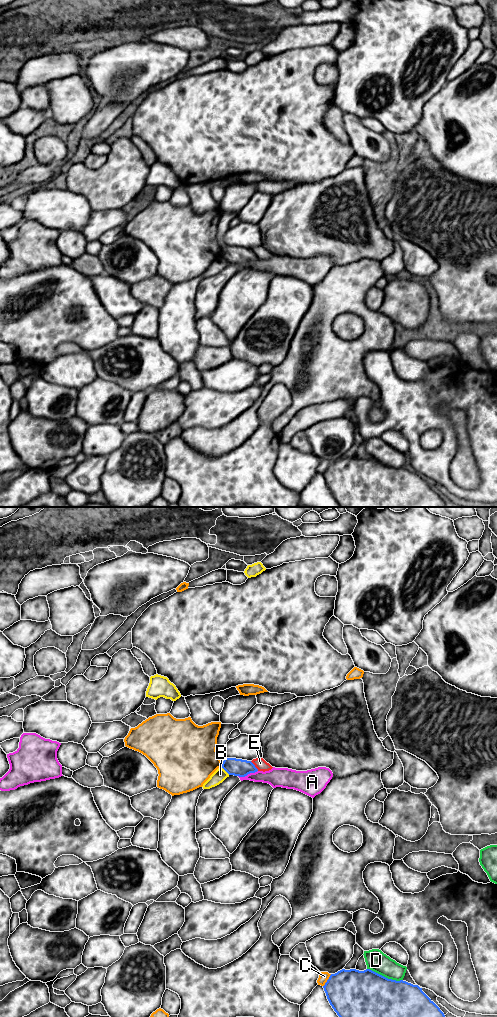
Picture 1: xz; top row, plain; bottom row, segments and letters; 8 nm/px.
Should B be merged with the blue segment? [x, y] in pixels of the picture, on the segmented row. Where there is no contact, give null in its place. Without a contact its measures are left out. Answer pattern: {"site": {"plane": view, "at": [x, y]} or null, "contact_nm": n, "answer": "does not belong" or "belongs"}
{"site": {"plane": "xz", "at": [225, 770]}, "contact_nm": 100, "answer": "does not belong"}

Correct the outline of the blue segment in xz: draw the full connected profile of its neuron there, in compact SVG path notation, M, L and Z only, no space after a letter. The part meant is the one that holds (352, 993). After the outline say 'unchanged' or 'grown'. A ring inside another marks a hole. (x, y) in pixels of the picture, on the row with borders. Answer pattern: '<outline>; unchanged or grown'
M342 969L331 974L323 988L339 1017L445 1017L418 985L388 979L370 969Z; unchanged

